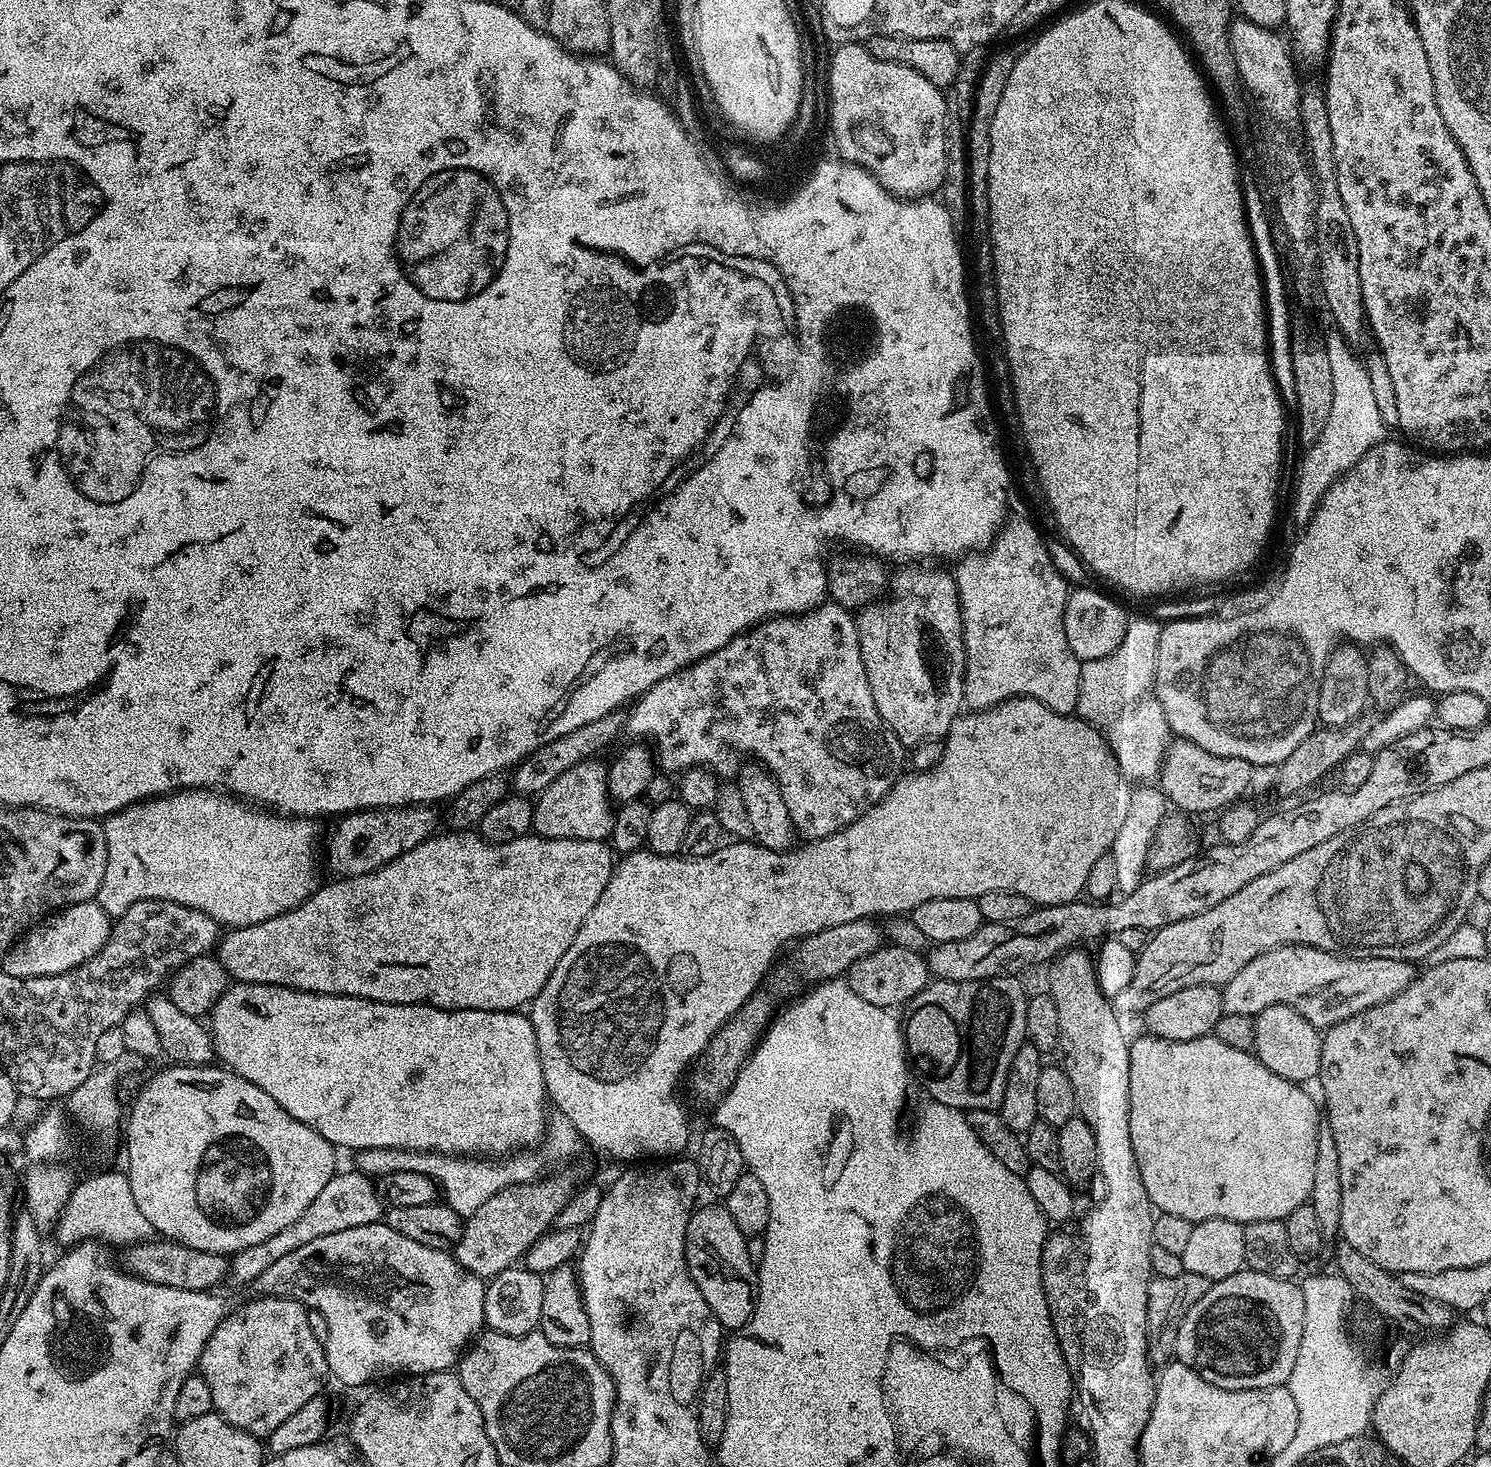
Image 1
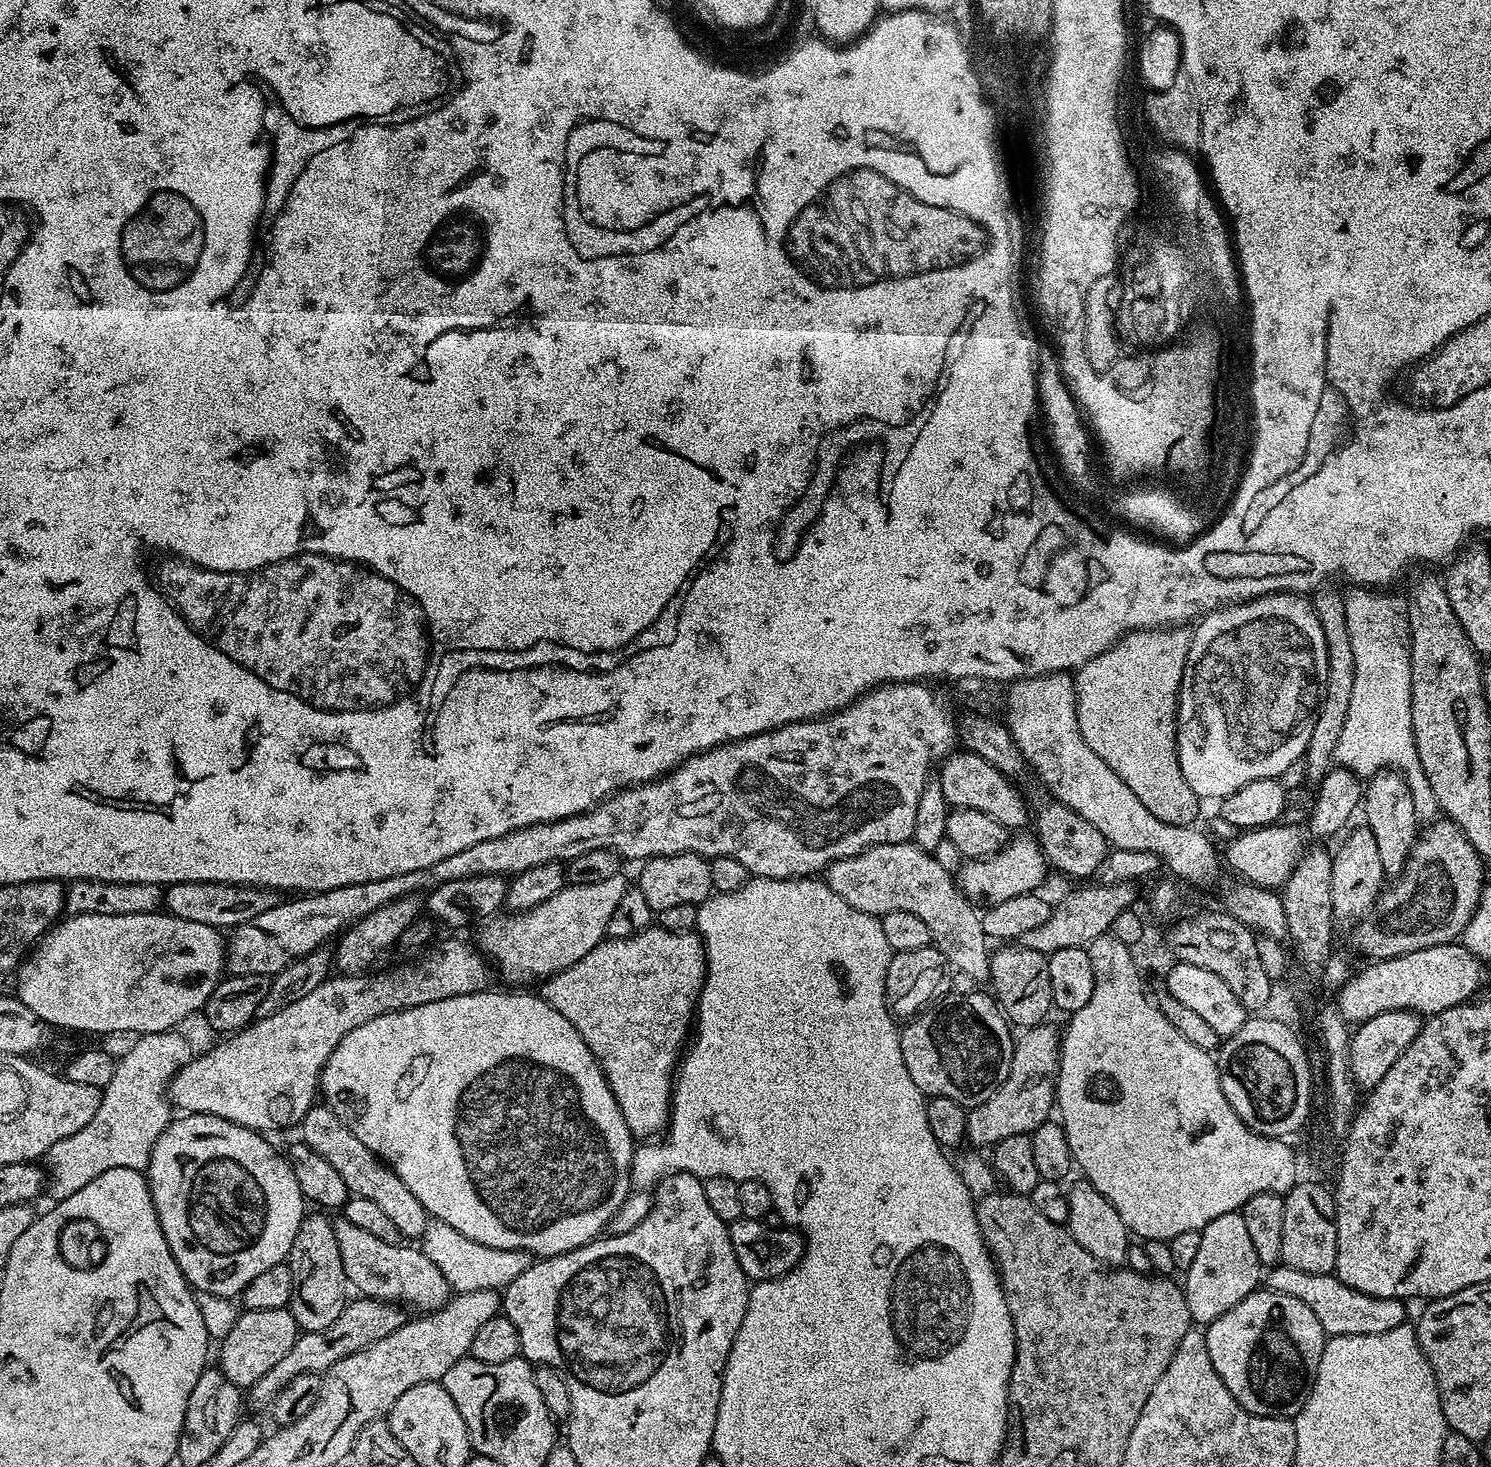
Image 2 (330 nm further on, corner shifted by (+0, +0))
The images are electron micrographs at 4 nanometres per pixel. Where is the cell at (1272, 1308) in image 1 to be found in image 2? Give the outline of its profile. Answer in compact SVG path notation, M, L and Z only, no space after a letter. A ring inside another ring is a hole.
M1267 1290L1254 1291L1246 1298L1242 1298L1242 1302L1238 1302L1238 1306L1226 1310L1226 1314L1222 1314L1222 1318L1214 1318L1214 1322L1210 1322L1203 1329L1203 1334L1206 1338L1206 1351L1210 1353L1210 1362L1214 1362L1214 1370L1218 1370L1218 1378L1222 1378L1222 1382L1226 1382L1226 1390L1247 1412L1252 1412L1256 1416L1295 1418L1302 1410L1302 1406L1306 1406L1306 1398L1310 1398L1310 1390L1314 1386L1314 1378L1318 1374L1318 1362L1322 1362L1322 1350L1326 1337L1322 1326L1318 1326L1318 1318L1314 1318L1312 1311L1302 1302L1298 1302L1298 1298L1290 1298L1290 1294L1278 1294Z

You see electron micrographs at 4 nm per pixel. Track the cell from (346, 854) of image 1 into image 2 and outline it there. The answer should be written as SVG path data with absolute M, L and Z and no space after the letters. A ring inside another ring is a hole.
M178 882L169 884L162 892L162 908L170 916L186 918L186 922L202 922L202 926L231 930L247 920L266 914L281 903L279 891L271 888L250 888L247 884L215 884L214 882Z

